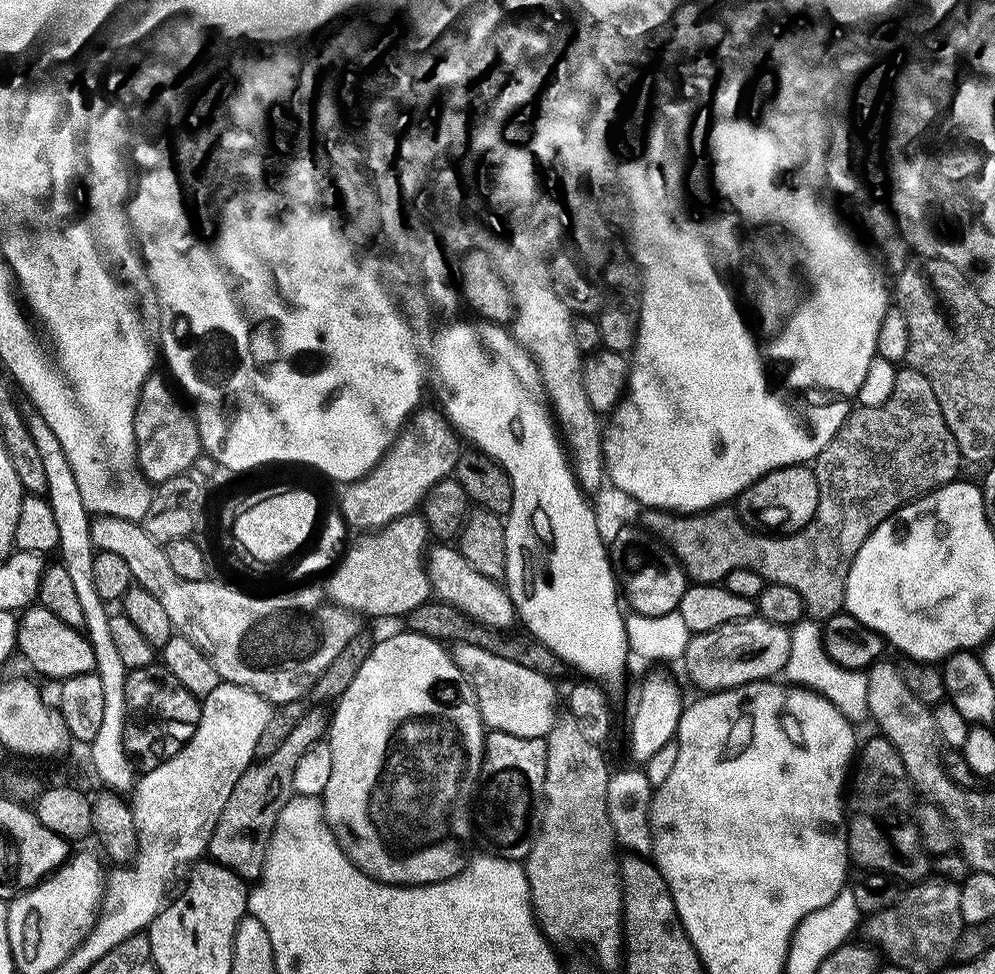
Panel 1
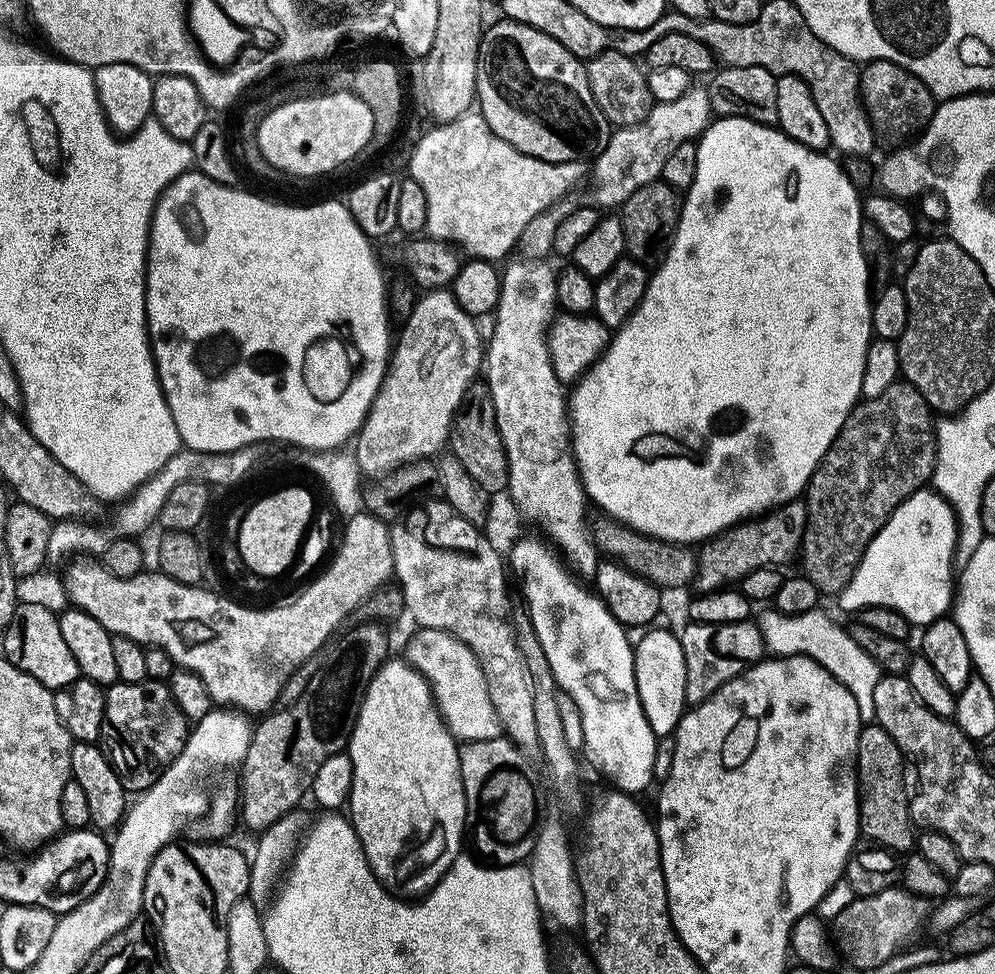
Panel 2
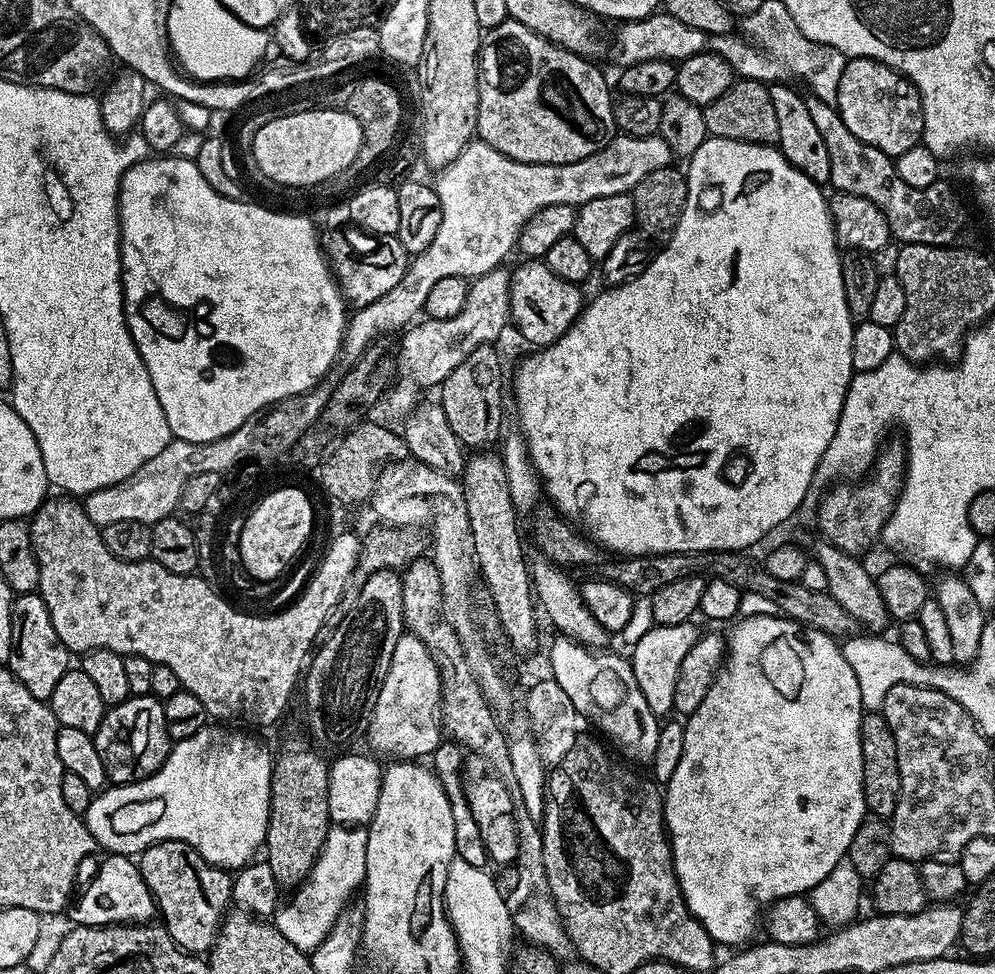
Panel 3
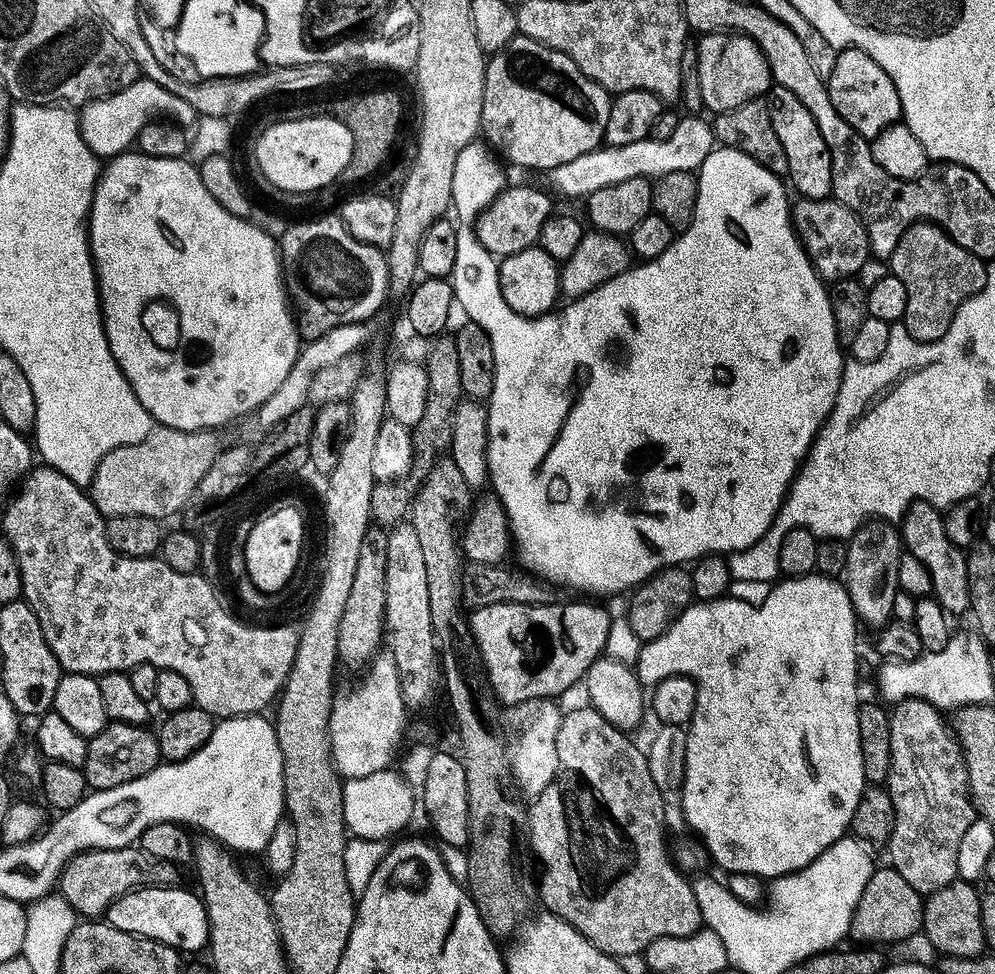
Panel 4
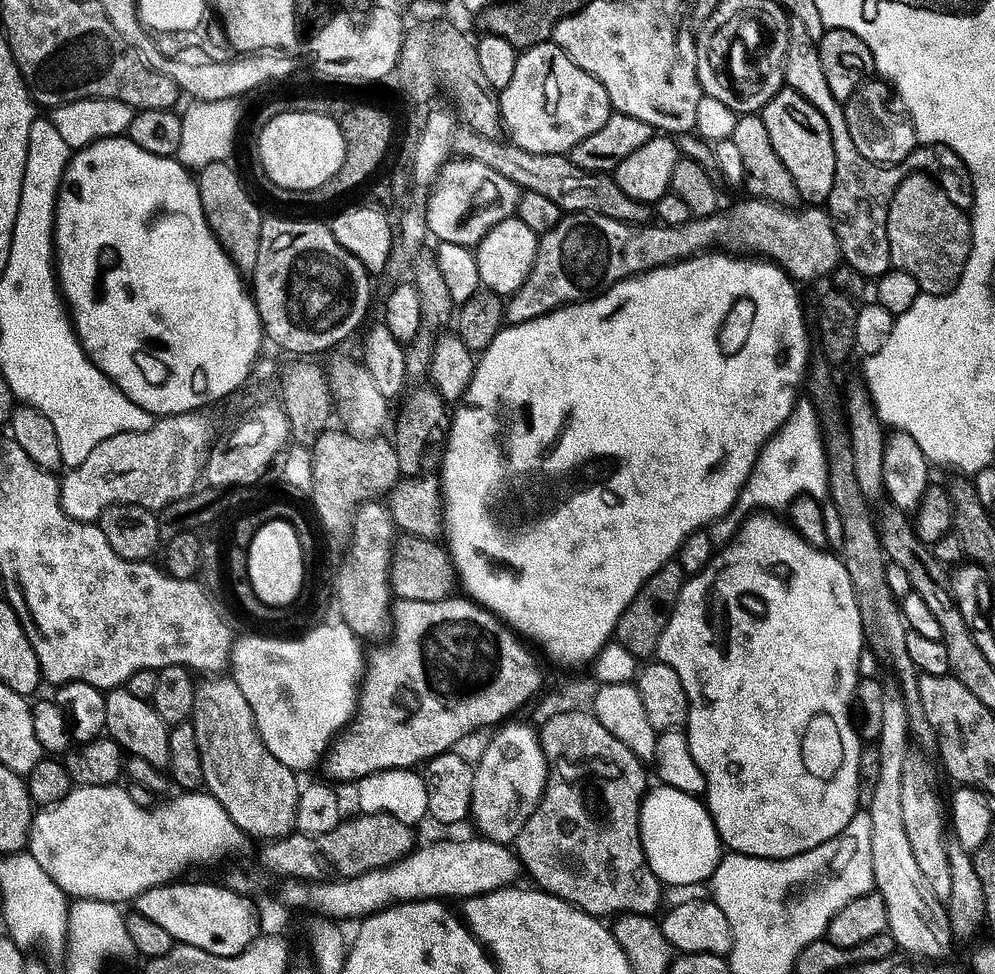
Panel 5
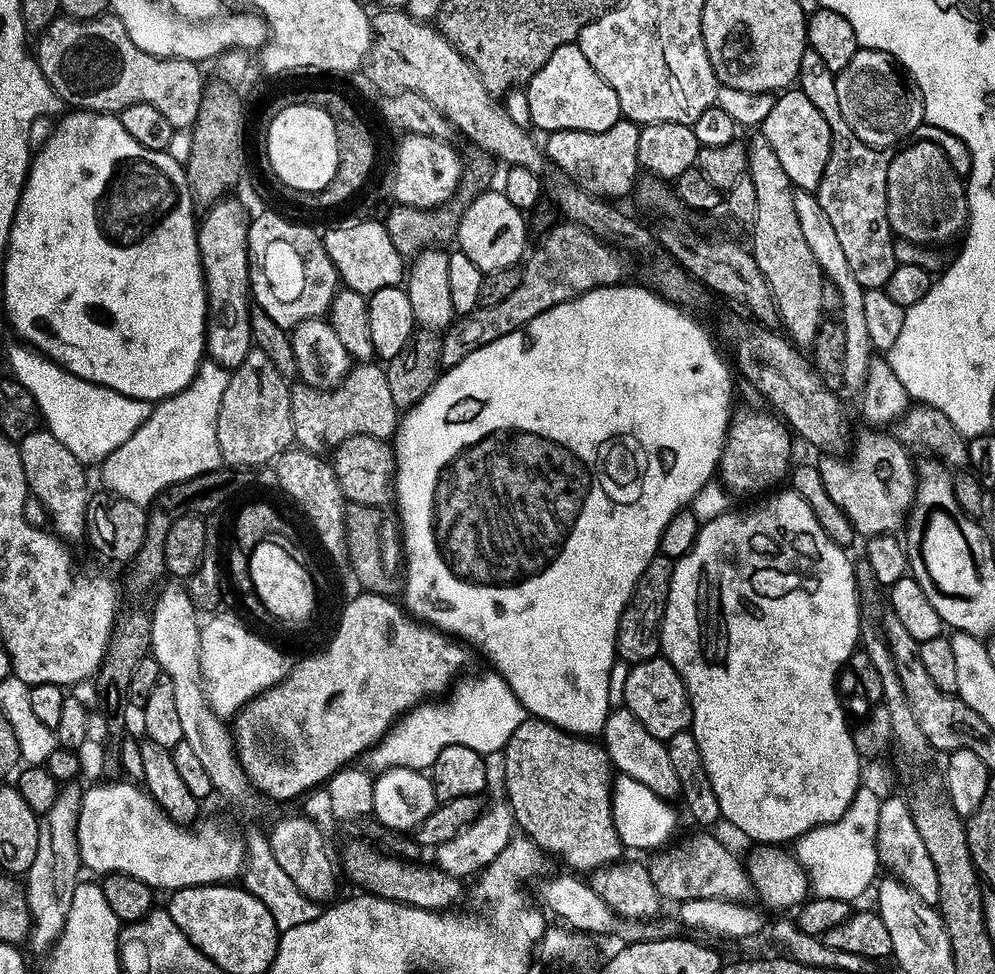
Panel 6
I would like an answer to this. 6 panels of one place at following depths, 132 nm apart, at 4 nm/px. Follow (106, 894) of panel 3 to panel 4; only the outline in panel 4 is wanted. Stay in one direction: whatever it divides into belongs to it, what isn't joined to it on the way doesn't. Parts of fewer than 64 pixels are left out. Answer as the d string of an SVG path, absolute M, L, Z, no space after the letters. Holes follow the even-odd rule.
M182 886L142 887L126 893L106 913L107 923L126 934L134 934L144 940L153 940L174 948L181 954L200 952L209 947L212 938L212 923L208 921L208 907L203 899Z

